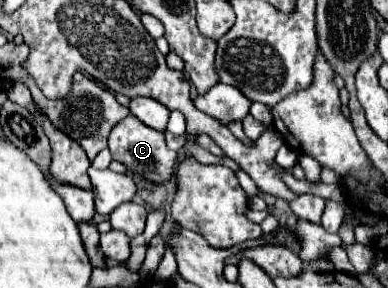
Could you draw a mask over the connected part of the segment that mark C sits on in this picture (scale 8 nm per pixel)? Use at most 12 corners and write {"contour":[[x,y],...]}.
{"contour":[[127,114],[109,134],[109,150],[129,172],[169,180],[177,152],[165,134]]}

